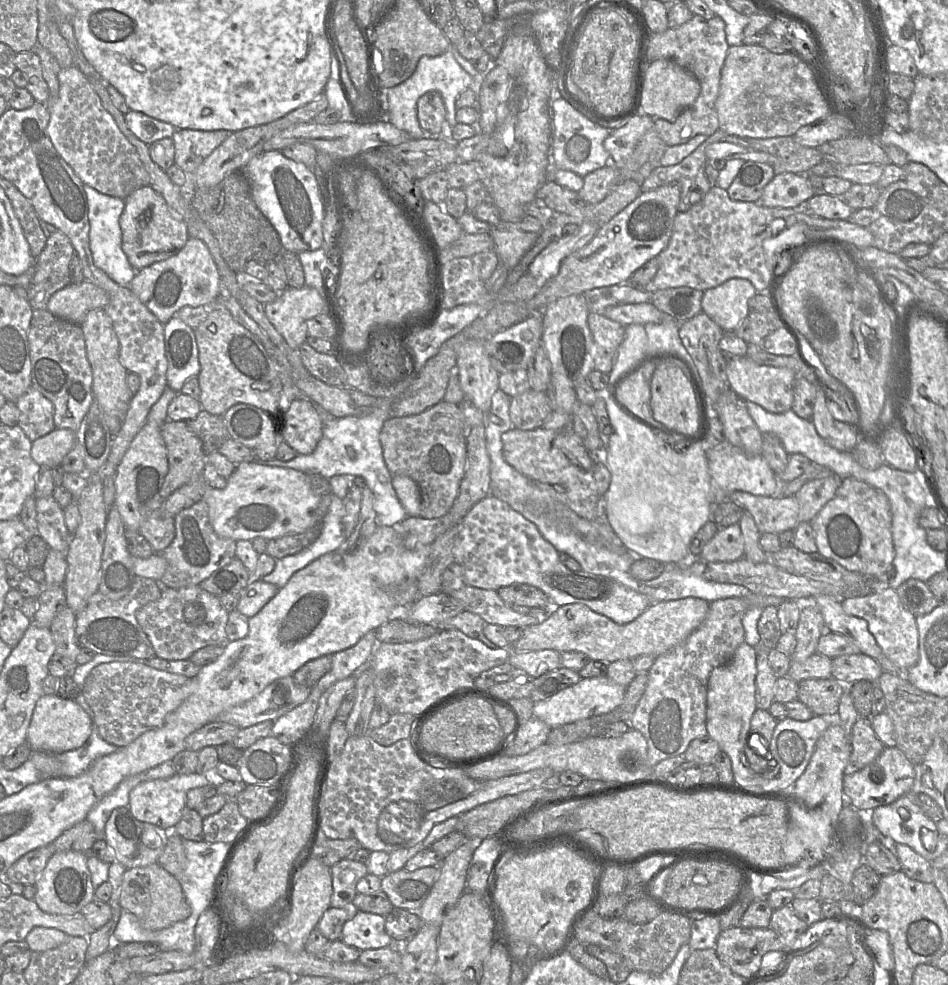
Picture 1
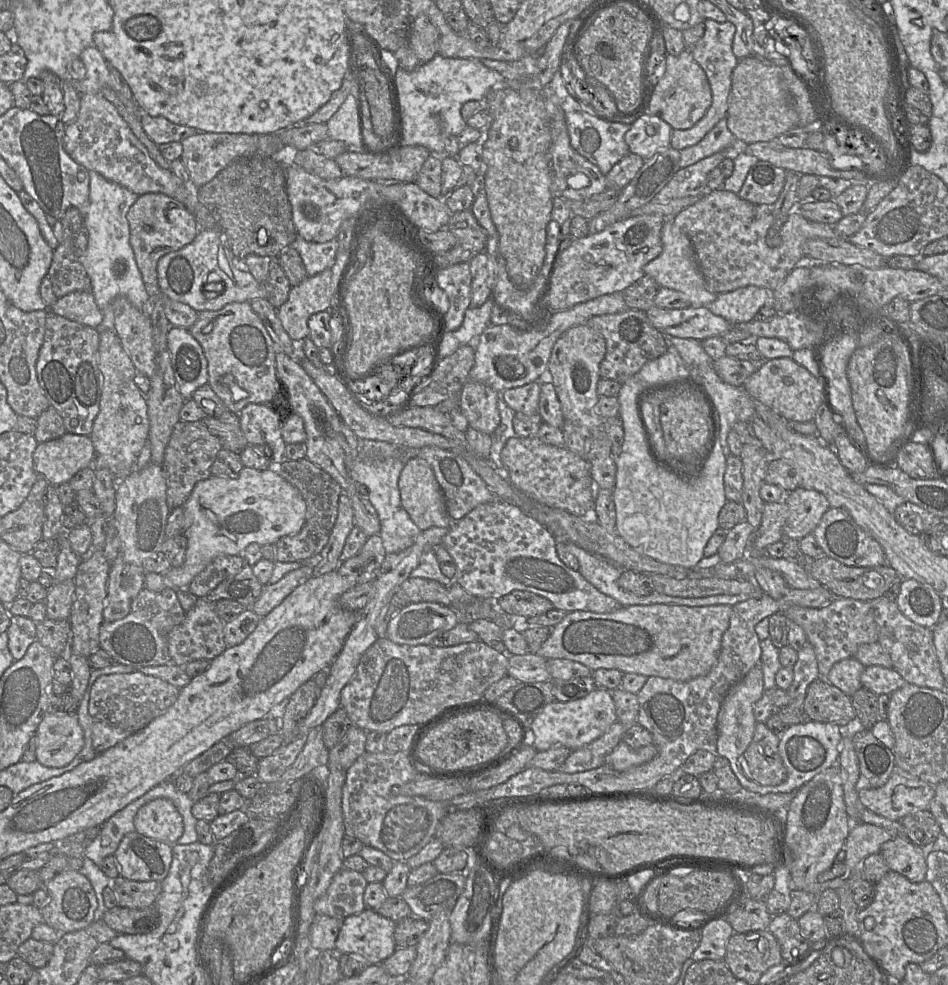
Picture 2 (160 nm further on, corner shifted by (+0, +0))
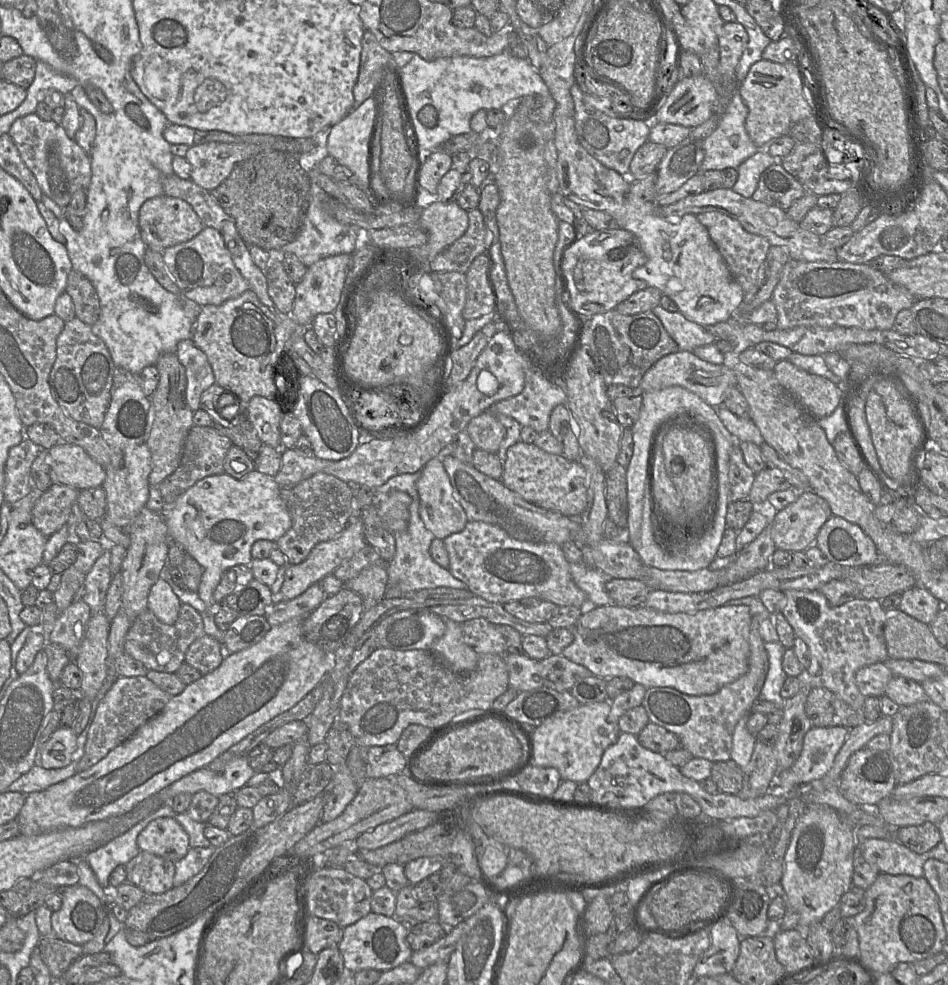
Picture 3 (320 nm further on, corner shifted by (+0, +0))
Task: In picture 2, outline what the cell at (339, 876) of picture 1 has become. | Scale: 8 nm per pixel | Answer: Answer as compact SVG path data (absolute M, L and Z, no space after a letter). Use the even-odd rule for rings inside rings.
M343 867L335 874L326 892L314 903L316 914L344 920L362 912L366 908L363 894L367 884L363 873Z

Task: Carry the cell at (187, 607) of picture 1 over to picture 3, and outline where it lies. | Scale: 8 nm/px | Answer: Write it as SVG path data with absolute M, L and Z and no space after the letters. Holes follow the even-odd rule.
M204 634L196 639L185 654L185 663L196 668L201 675L216 669L226 657L224 646L213 637Z

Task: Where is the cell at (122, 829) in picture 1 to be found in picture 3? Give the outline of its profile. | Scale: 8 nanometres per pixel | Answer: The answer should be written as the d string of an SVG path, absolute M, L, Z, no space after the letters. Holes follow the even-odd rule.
M141 851L124 865L127 881L142 889L146 894L161 894L174 888L174 862Z

